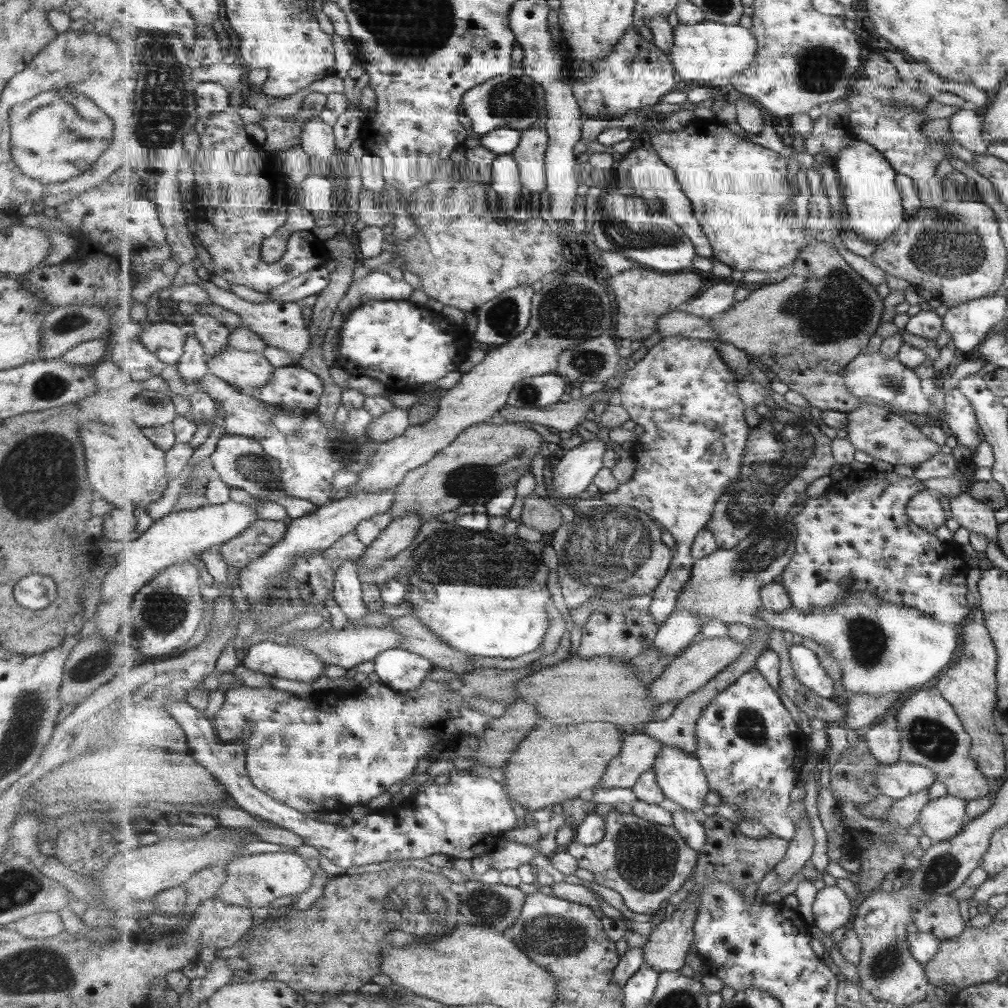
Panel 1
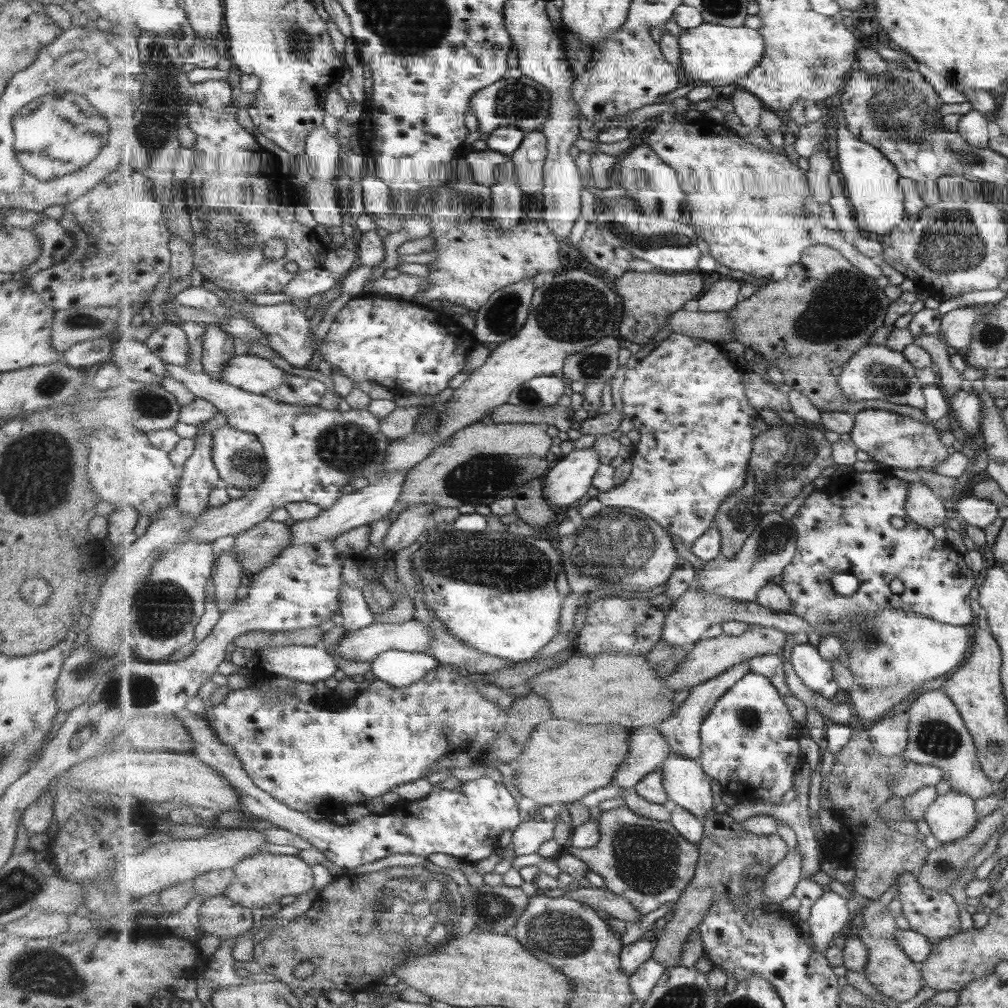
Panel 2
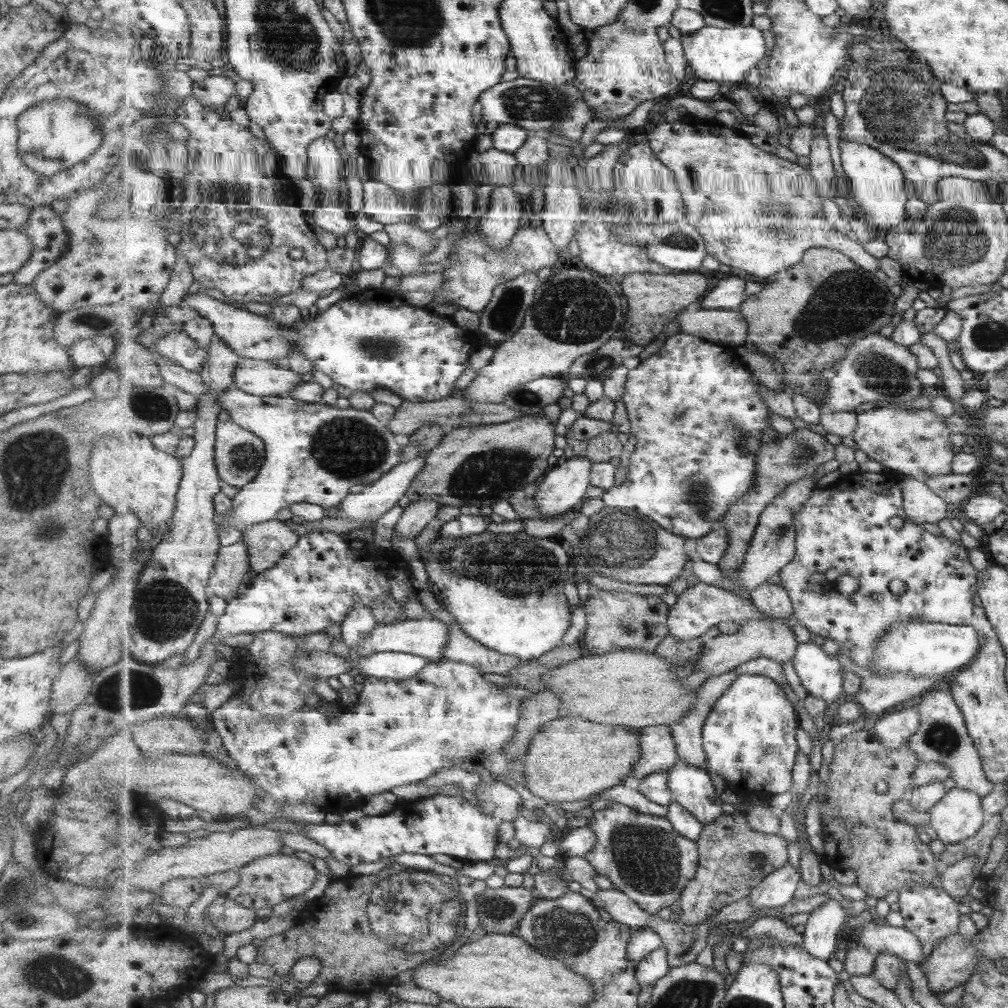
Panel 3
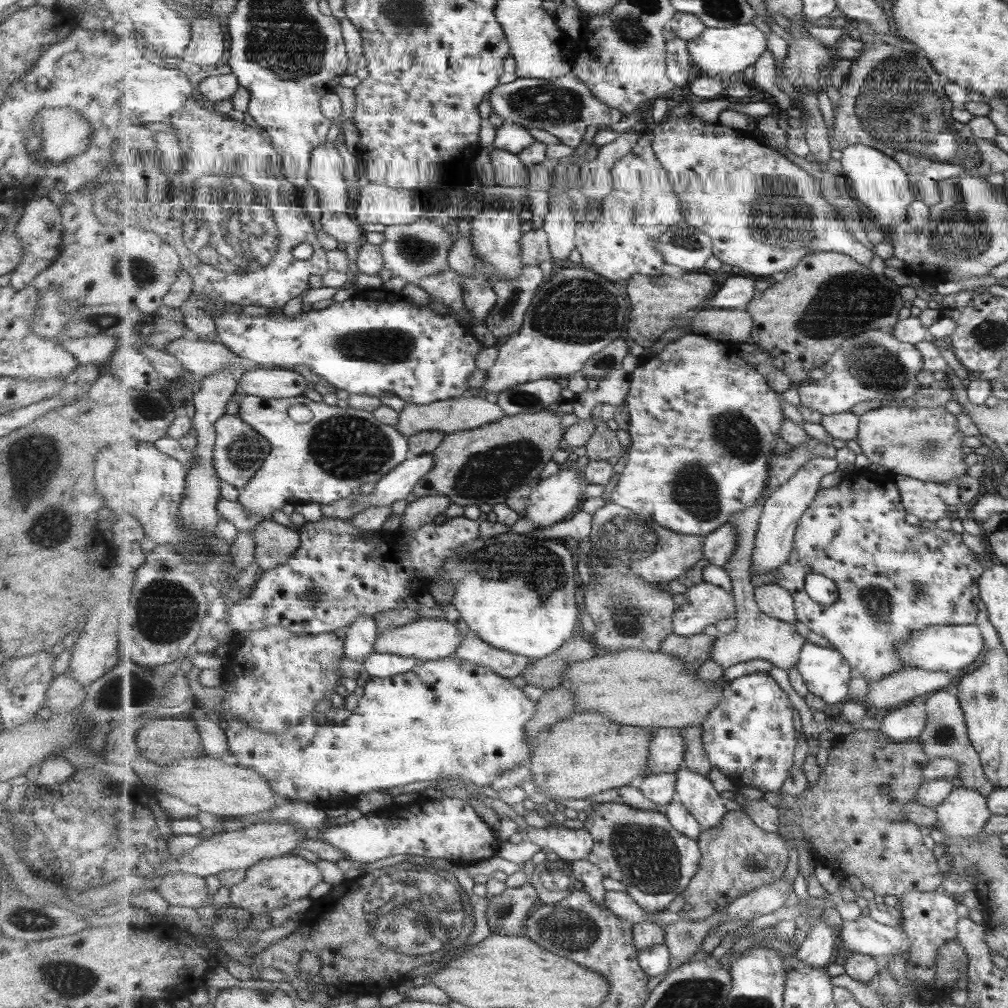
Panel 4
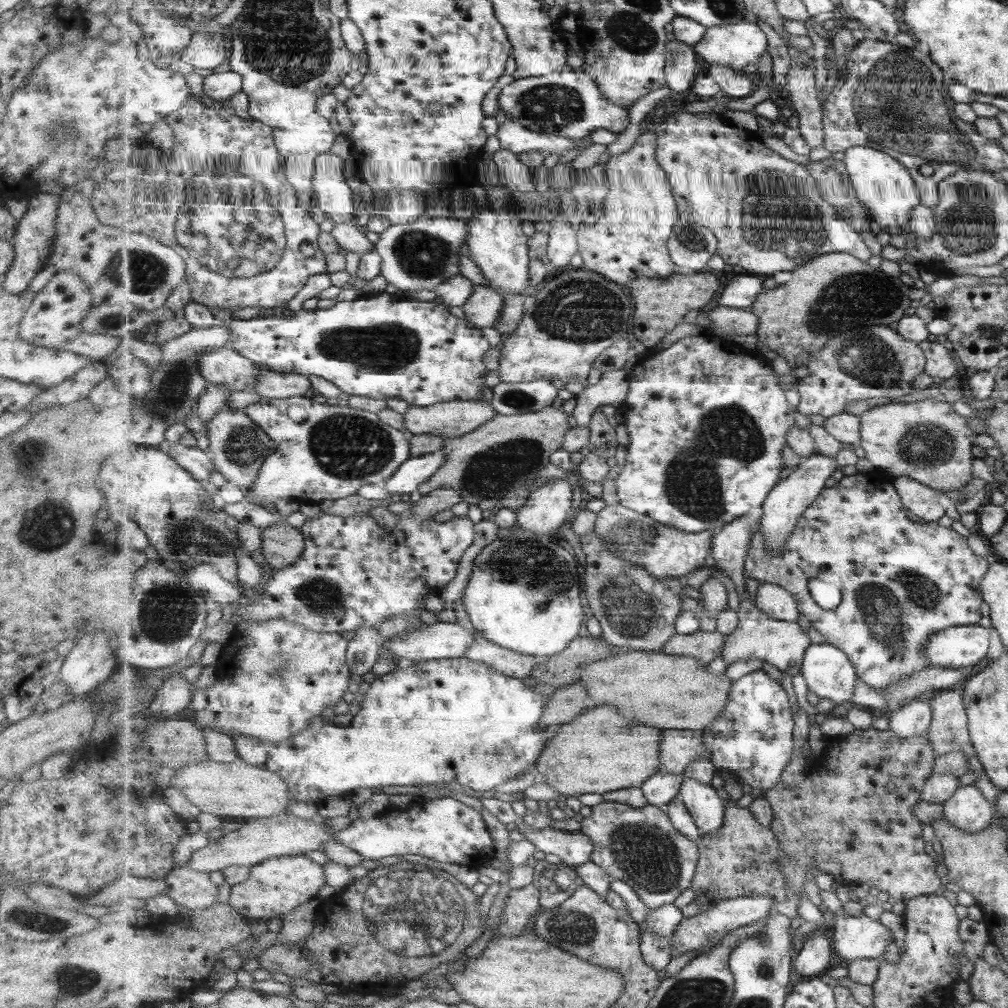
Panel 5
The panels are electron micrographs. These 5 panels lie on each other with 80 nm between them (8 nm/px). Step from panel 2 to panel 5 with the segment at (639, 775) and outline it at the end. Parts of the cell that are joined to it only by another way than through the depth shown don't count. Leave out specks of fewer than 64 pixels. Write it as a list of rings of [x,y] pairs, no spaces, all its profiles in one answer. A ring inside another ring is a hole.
[[[667,729],[663,732],[660,773],[681,774],[699,758],[711,761],[713,753],[704,743],[703,732],[694,730]]]

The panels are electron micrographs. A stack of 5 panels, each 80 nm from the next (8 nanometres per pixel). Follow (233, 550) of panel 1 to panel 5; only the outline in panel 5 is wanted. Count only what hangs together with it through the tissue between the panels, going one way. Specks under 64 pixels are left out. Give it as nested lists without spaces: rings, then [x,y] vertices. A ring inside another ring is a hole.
[[[287,521],[266,526],[262,537],[262,556],[272,569],[291,568],[304,554],[306,544],[302,529],[290,526]]]

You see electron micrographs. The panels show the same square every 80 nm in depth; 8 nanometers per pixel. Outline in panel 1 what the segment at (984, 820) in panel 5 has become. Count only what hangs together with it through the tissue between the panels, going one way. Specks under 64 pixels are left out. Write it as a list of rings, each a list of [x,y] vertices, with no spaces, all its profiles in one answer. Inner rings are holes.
[[[944,795],[925,803],[918,824],[934,845],[951,839],[961,832],[967,814],[967,800]]]

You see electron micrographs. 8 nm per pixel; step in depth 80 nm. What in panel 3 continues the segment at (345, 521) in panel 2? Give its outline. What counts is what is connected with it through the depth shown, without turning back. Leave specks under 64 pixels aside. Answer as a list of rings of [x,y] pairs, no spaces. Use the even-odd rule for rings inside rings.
[[[420,456],[415,460],[401,461],[391,471],[376,480],[375,483],[366,485],[358,493],[349,493],[338,506],[340,508],[340,517],[345,518],[345,520],[356,520],[357,522],[379,520],[383,514],[387,514],[397,504],[405,503],[406,492],[413,482],[414,476],[425,466],[425,463],[425,456]]]

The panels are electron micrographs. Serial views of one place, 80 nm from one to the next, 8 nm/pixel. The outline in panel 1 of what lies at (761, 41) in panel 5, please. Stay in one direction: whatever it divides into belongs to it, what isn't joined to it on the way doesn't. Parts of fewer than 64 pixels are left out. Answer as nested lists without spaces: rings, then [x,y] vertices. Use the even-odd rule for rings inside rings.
[[[703,21],[700,23],[681,23],[673,28],[675,44],[670,52],[670,59],[676,68],[680,80],[702,83],[705,87],[729,86],[732,80],[747,70],[759,48],[756,36],[750,28],[737,24]]]

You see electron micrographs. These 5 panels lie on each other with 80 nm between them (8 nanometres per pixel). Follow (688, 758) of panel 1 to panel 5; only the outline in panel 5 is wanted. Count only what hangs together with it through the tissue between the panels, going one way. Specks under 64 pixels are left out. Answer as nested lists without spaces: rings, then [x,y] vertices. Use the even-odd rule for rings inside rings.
[[[685,777],[680,795],[702,835],[719,831],[724,826],[727,802],[710,784]]]

